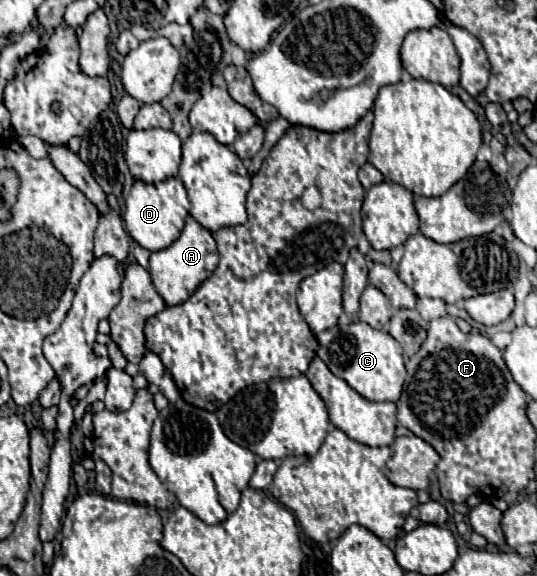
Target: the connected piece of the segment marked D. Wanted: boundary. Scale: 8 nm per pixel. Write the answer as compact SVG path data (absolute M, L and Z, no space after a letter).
M179 177L165 179L159 185L135 181L131 187L131 193L125 201L125 215L123 215L125 229L141 247L145 247L149 251L165 249L183 231L185 217L187 217L187 209L183 205L189 205L189 201L187 201L187 191Z

